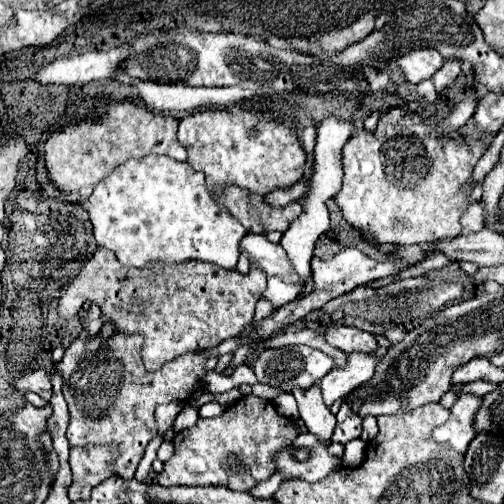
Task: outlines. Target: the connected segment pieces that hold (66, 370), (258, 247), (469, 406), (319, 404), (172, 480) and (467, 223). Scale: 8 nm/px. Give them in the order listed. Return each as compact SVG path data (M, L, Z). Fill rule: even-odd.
M86 330L68 346L62 362L56 366L66 384L66 402L70 414L68 442L70 446L84 444L120 444L120 456L114 462L116 474L130 480L138 468L144 448L156 436L158 424L154 410L160 404L190 400L196 390L204 386L206 356L204 352L190 352L164 364L156 372L148 372L140 358L144 338L140 334L114 332L108 340L90 336ZM78 382L78 396L76 396Z
M246 234L240 248L248 254L252 264L260 264L268 276L280 276L284 282L300 284L302 280L294 272L284 248L280 244L272 244L266 236L260 234Z
M460 394L456 404L450 410L450 420L434 430L436 442L450 444L456 452L464 454L470 440L476 436L474 416L480 408L480 396L474 394Z
M314 384L312 388L294 388L292 396L298 402L300 408L300 418L304 420L306 428L316 434L320 440L328 442L334 426L336 426L336 416L330 412L328 406L324 406L322 394L320 394L320 386Z
M244 396L228 406L222 416L200 418L196 426L182 430L174 446L176 454L156 476L162 486L226 486L230 490L250 490L276 472L274 454L290 446L298 436L294 422L276 412L270 400Z
M472 202L464 216L462 216L462 226L464 226L464 232L480 232L484 228L484 218L482 218L482 206L478 202Z

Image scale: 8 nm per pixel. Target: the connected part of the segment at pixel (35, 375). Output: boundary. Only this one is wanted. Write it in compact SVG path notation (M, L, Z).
M34 370L26 376L22 376L20 380L16 380L16 390L32 390L38 396L42 396L42 400L50 400L52 398L52 384L50 384L50 376L46 370Z

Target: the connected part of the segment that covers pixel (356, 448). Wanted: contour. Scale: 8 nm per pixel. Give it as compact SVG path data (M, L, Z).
M360 438L350 440L350 442L346 444L342 462L344 462L346 466L356 466L356 464L360 464L360 460L364 460L364 448L366 448L366 442L364 442L364 440L360 440Z

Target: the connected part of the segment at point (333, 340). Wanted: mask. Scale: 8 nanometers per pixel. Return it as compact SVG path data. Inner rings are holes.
M328 324L324 332L324 340L342 350L342 352L376 352L378 344L376 338L370 332L364 332L356 326L344 326L344 324Z

